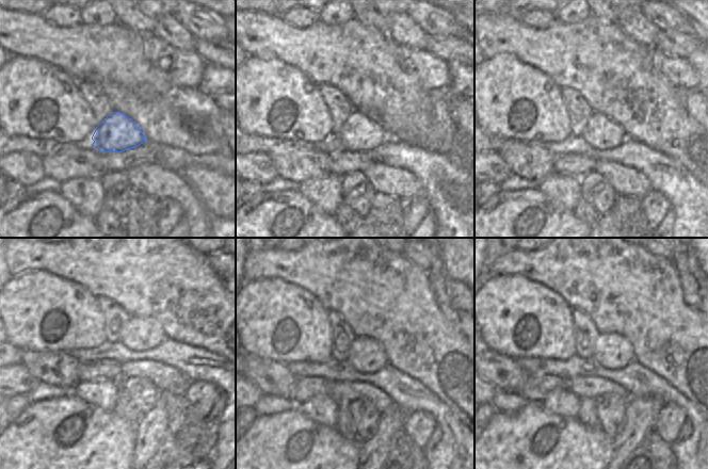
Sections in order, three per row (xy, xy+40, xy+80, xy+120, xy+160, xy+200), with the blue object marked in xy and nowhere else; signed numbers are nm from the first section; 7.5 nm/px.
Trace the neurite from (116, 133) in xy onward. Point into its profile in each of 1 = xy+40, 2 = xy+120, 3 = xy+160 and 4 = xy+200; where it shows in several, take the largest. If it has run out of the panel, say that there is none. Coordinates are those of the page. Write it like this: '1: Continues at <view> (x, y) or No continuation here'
1: Continues at xy+40 (360, 133)
2: Continues at xy+120 (128, 359)
3: Continues at xy+160 (367, 355)
4: Continues at xy+200 (608, 354)

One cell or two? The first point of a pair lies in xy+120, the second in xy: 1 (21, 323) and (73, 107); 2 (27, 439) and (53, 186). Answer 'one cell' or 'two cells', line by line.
1: one cell
2: two cells

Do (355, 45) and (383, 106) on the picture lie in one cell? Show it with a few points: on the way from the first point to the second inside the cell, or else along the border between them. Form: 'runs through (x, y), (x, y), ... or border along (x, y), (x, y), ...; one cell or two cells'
runs through (359, 60), (373, 82), (382, 91); one cell

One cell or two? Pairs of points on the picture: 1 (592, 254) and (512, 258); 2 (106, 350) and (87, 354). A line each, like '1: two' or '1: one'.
1: one
2: one

